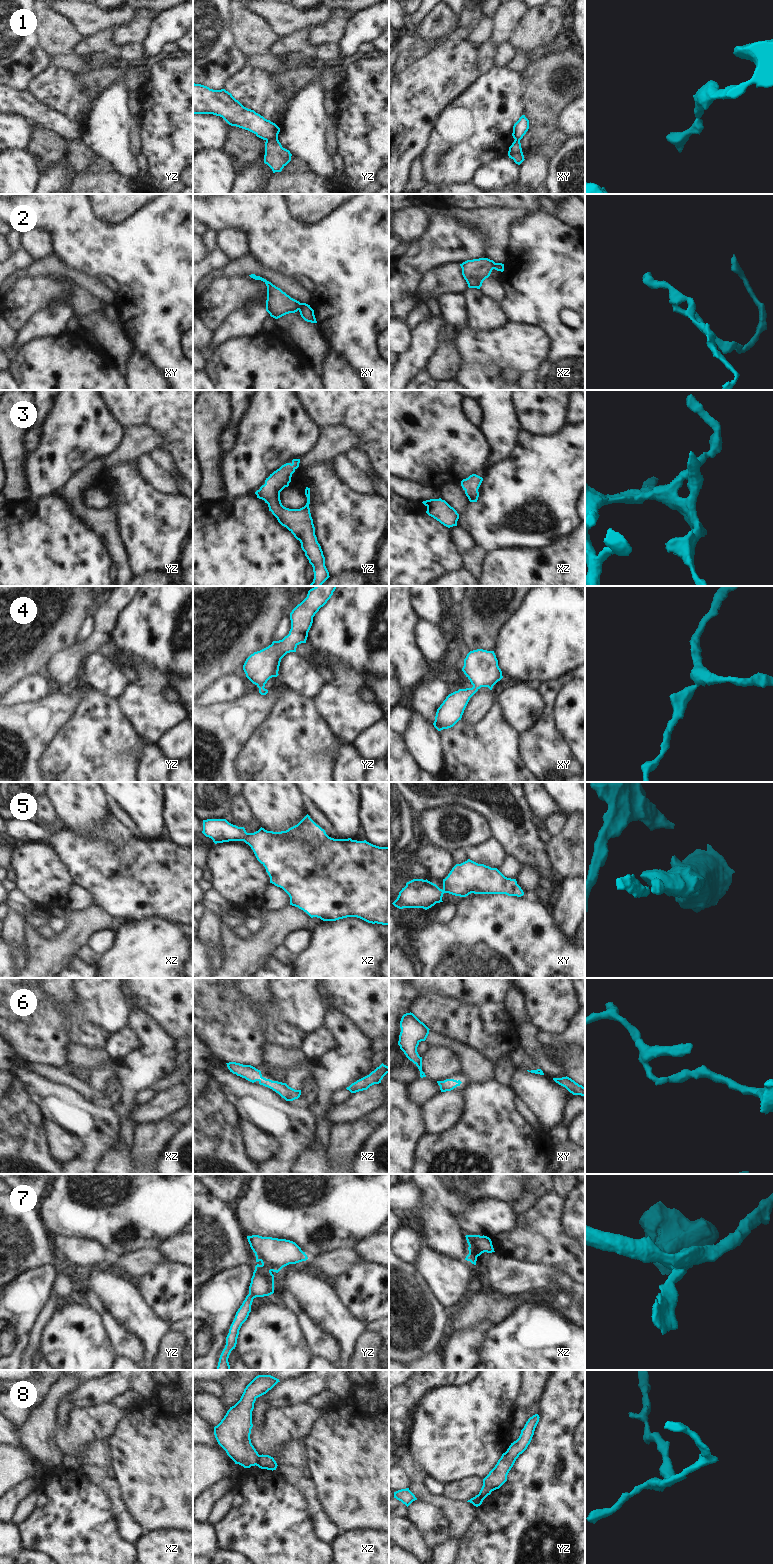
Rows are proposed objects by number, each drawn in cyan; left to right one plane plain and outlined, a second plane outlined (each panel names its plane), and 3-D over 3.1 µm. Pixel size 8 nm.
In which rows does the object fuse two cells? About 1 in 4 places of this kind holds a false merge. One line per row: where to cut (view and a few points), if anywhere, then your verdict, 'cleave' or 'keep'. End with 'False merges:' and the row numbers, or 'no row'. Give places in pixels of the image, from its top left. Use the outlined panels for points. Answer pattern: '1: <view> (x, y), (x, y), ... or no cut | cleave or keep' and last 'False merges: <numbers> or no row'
1: yz (277, 137), (266, 141) | cleave
2: no cut | keep
3: no cut | keep
4: no cut | keep
5: no cut | keep
6: no cut | keep
7: yz (261, 1265), (271, 1270) | cleave
8: xz (259, 1455), (255, 1464) | cleave
False merges: 1, 7, 8

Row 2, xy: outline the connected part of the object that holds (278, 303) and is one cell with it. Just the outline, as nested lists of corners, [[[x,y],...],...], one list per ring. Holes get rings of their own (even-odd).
[[[255,274],[249,275],[255,280],[263,281],[267,286],[267,300],[266,300],[266,311],[271,317],[278,319],[286,314],[300,312],[301,317],[311,323],[317,323],[314,310],[310,305],[306,303],[300,303],[299,301],[291,298],[280,288],[273,285],[266,279],[256,276]]]

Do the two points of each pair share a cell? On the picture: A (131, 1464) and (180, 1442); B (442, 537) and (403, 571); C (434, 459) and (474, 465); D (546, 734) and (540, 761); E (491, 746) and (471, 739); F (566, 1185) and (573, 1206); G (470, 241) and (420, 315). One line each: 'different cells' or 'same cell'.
A: same cell
B: same cell
C: same cell
D: same cell
E: same cell
F: different cells
G: different cells

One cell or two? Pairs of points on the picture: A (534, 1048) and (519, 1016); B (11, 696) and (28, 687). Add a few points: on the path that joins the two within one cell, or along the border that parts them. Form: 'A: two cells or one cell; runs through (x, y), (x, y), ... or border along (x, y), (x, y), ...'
A: two cells; border along (530, 1020), (524, 1020), (520, 1024)
B: one cell; runs through (15, 696), (24, 691)

